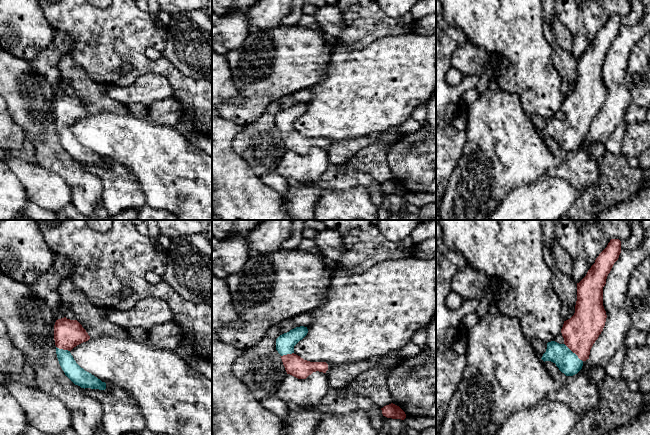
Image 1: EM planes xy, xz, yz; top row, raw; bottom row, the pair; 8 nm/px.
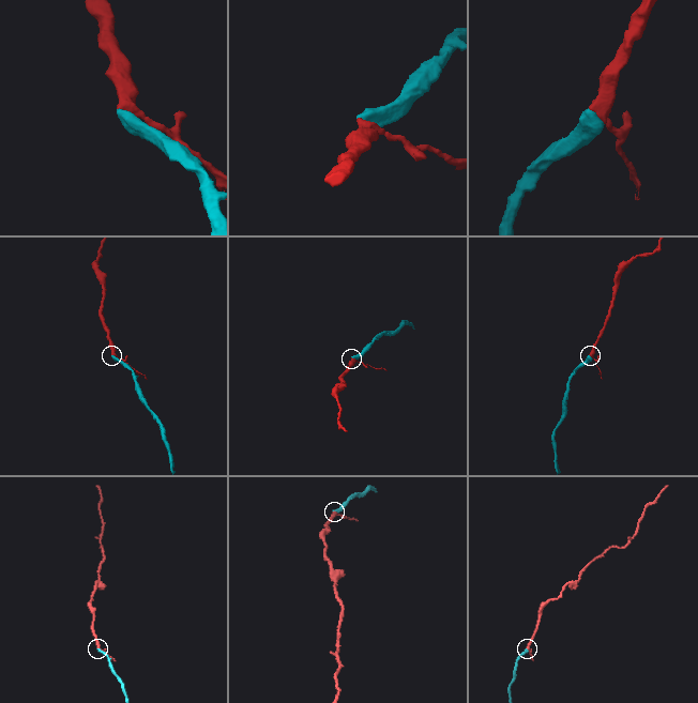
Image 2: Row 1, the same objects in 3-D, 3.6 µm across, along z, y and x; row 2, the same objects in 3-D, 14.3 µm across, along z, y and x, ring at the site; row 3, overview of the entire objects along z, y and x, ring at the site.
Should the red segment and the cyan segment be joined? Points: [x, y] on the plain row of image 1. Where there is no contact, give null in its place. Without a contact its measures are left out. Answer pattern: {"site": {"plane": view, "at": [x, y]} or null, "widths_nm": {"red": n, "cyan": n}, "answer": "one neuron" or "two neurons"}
{"site": {"plane": "yz", "at": [573, 128]}, "widths_nm": {"red": 280, "cyan": 180}, "answer": "one neuron"}

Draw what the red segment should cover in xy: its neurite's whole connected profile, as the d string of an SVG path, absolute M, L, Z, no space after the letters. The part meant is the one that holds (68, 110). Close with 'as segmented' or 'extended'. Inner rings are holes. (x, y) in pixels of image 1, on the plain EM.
M66 93L56 96L54 101L56 130L65 151L81 164L105 166L106 159L81 144L70 129L74 123L89 115L90 112L77 96Z; extended

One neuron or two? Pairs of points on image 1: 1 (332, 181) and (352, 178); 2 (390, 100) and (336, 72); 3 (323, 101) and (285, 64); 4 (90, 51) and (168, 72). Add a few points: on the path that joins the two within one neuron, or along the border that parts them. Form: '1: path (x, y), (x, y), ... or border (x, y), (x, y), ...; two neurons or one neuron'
1: path (337, 178), (347, 178); one neuron
2: path (377, 90), (365, 90), (349, 74); one neuron
3: border (327, 71), (321, 80), (308, 88); two neurons
4: path (109, 51), (130, 51), (143, 64), (149, 65); one neuron

